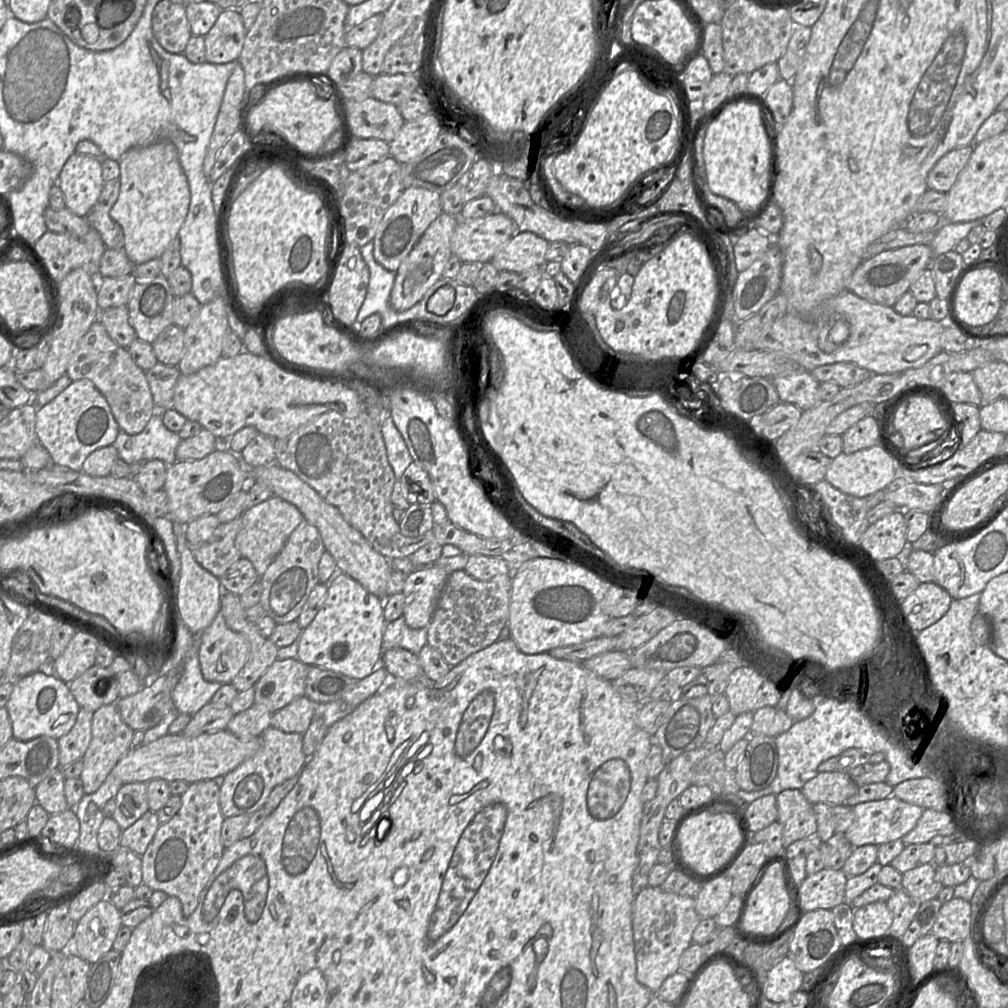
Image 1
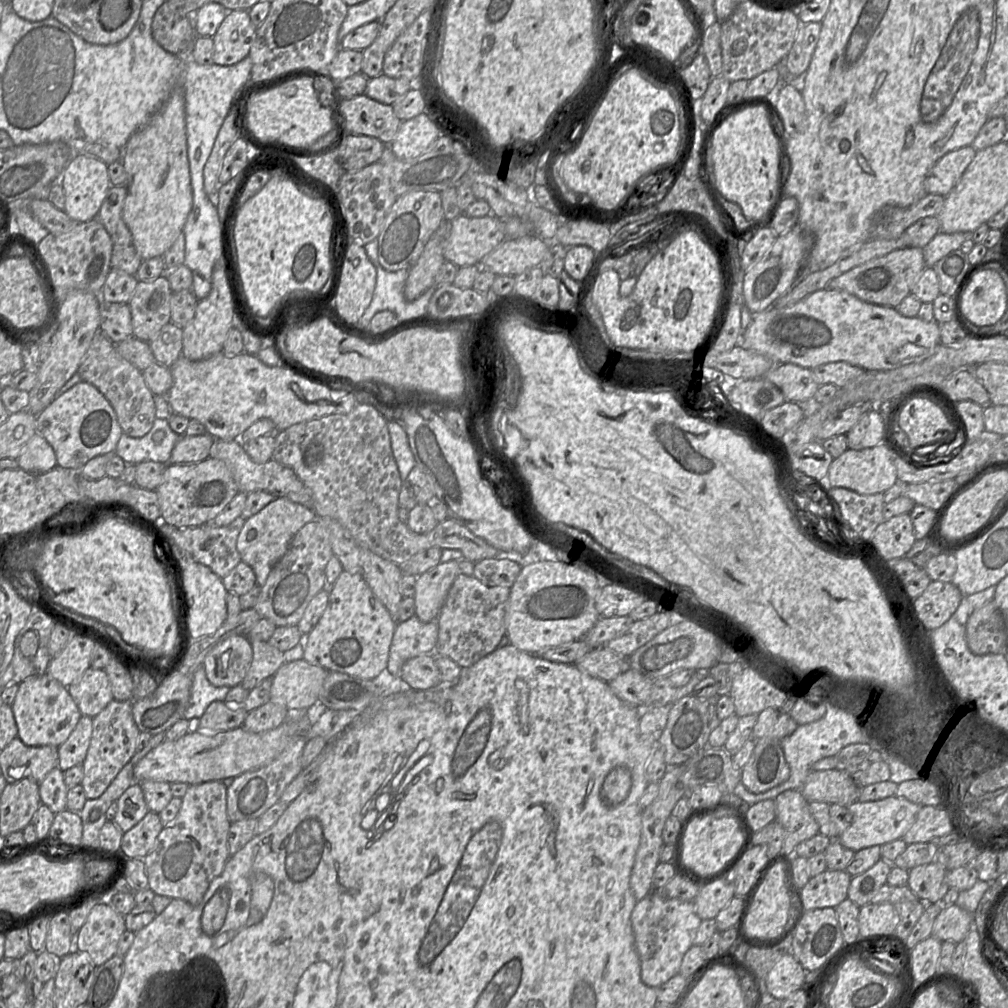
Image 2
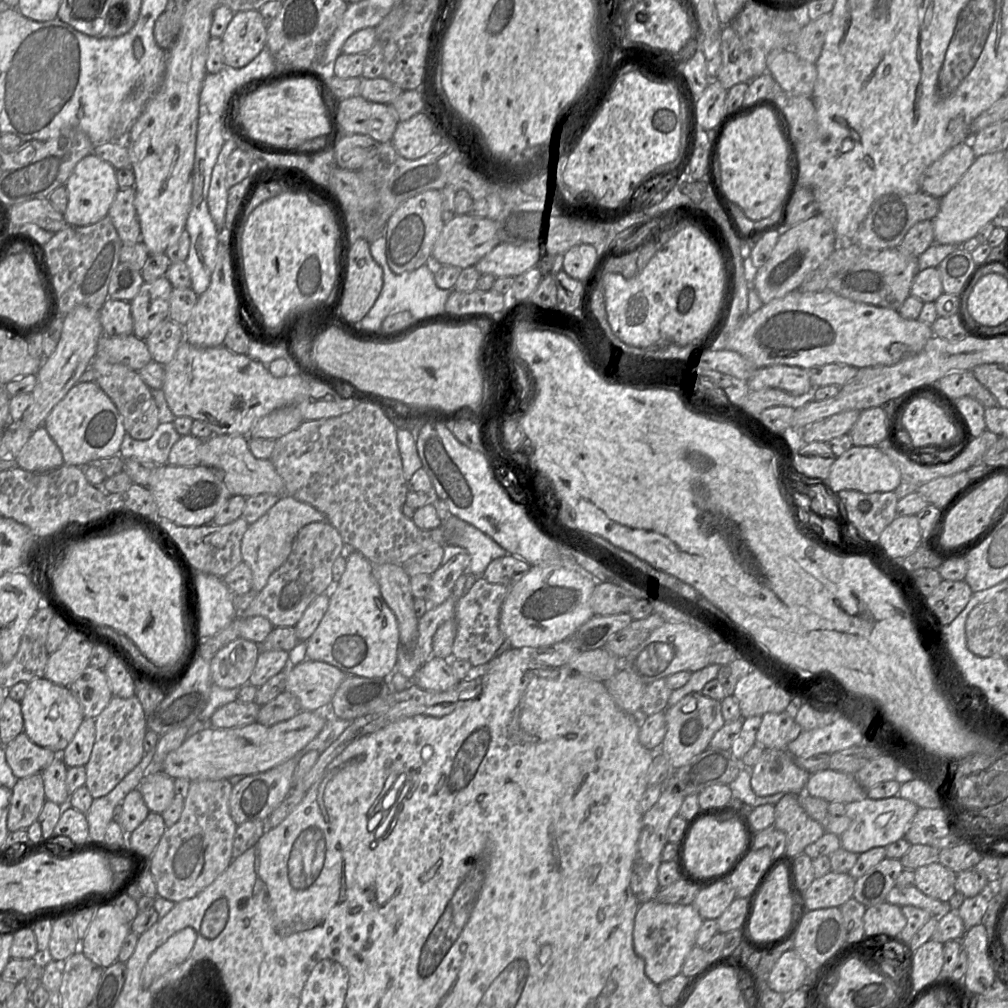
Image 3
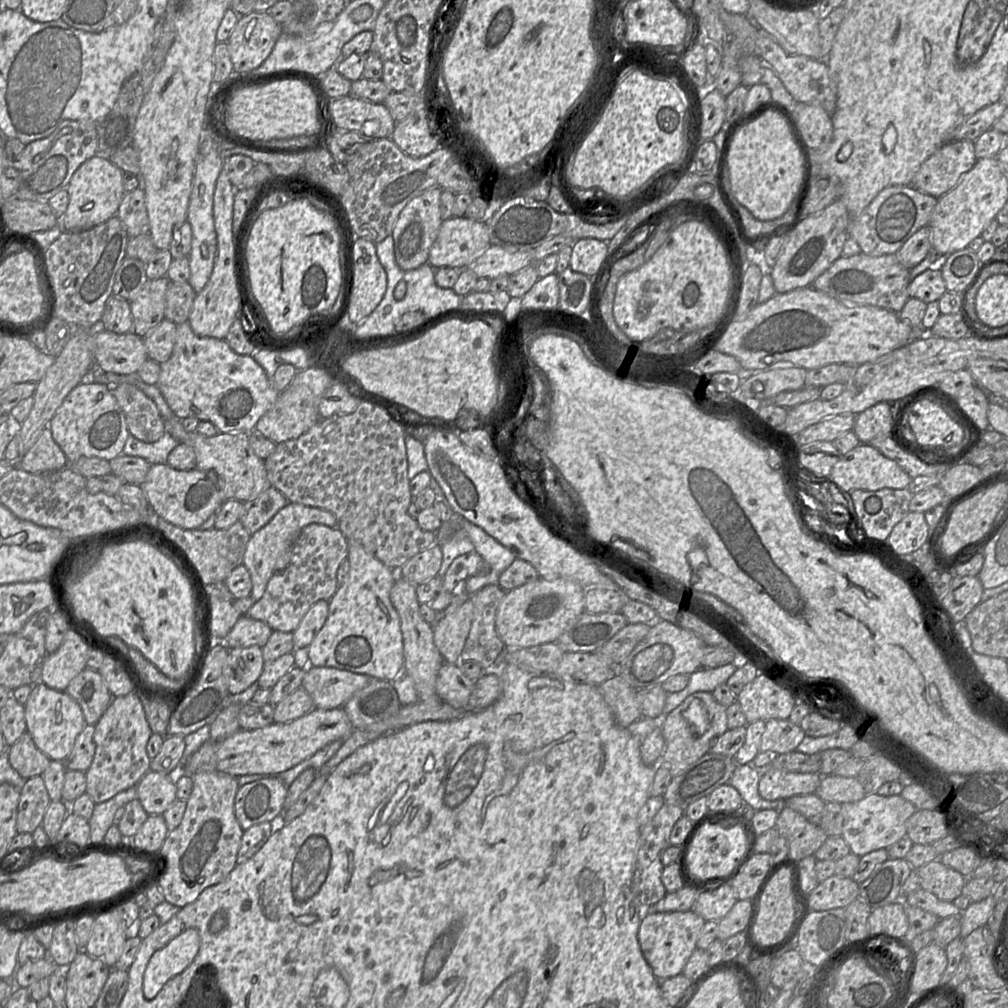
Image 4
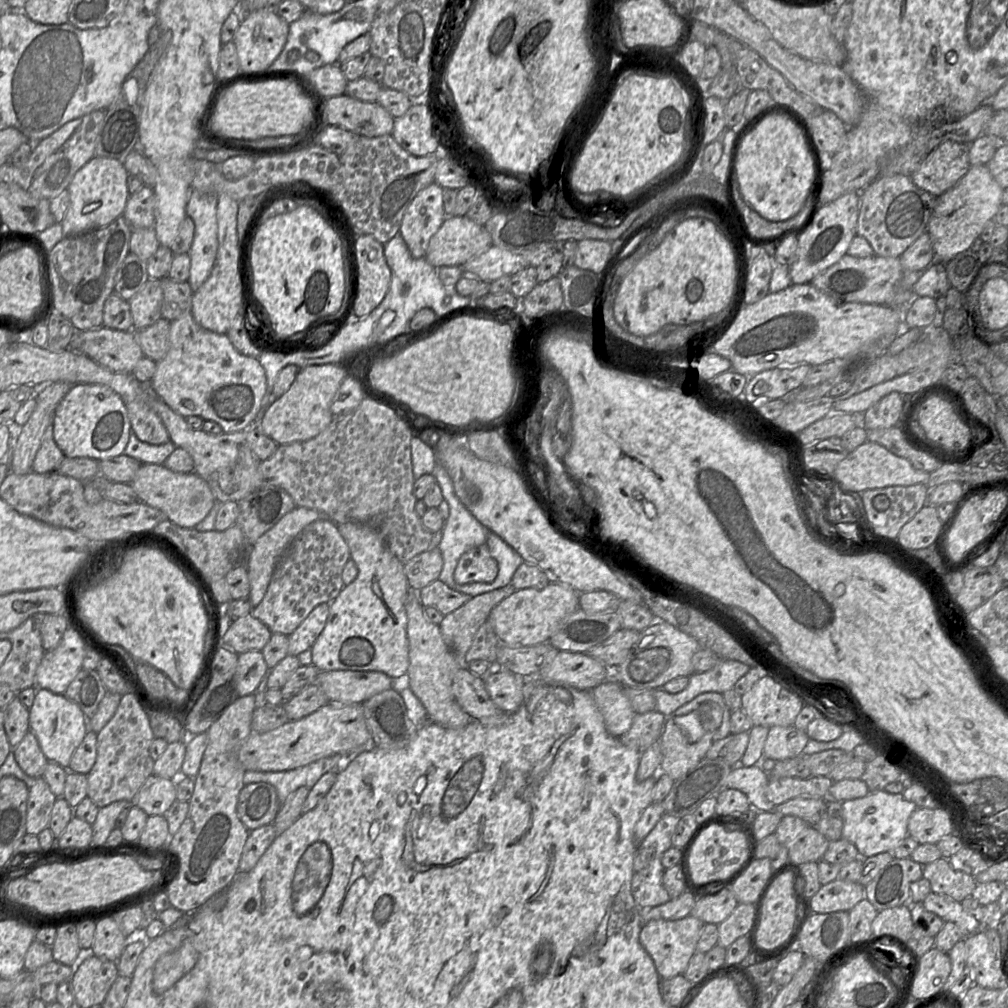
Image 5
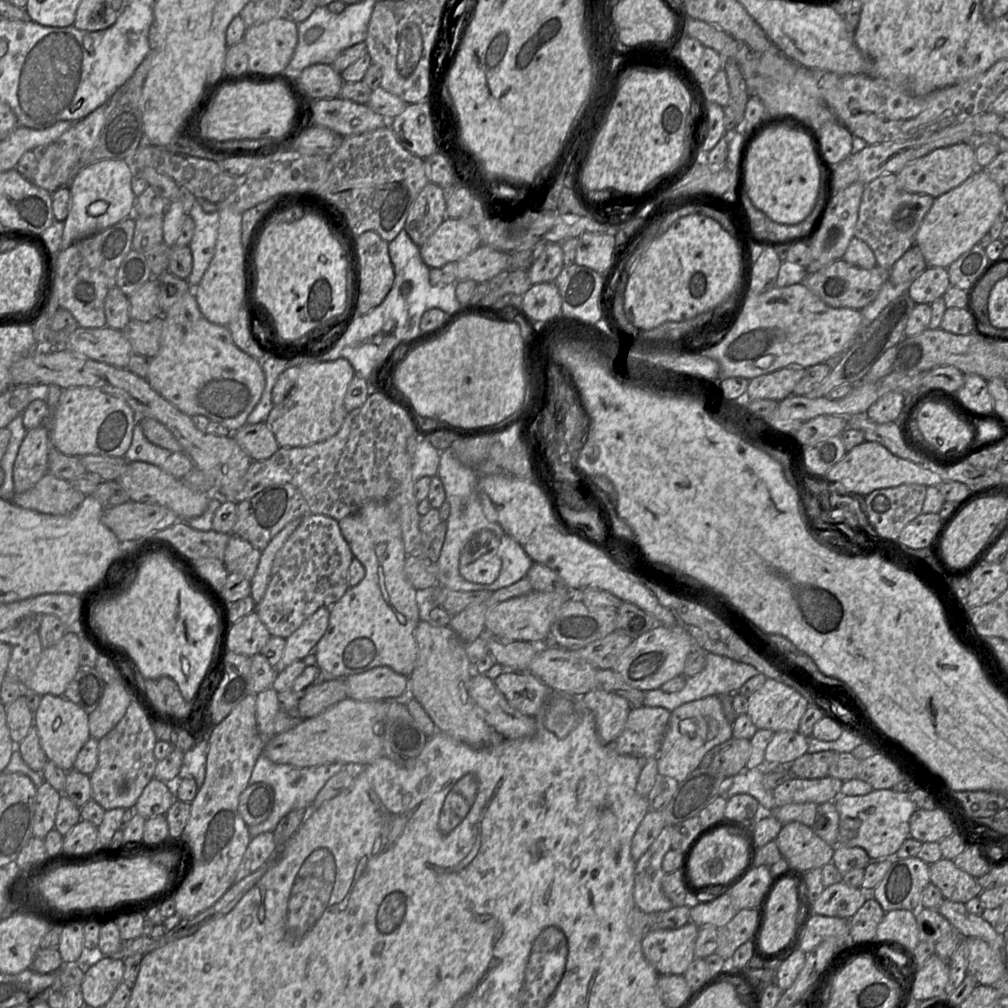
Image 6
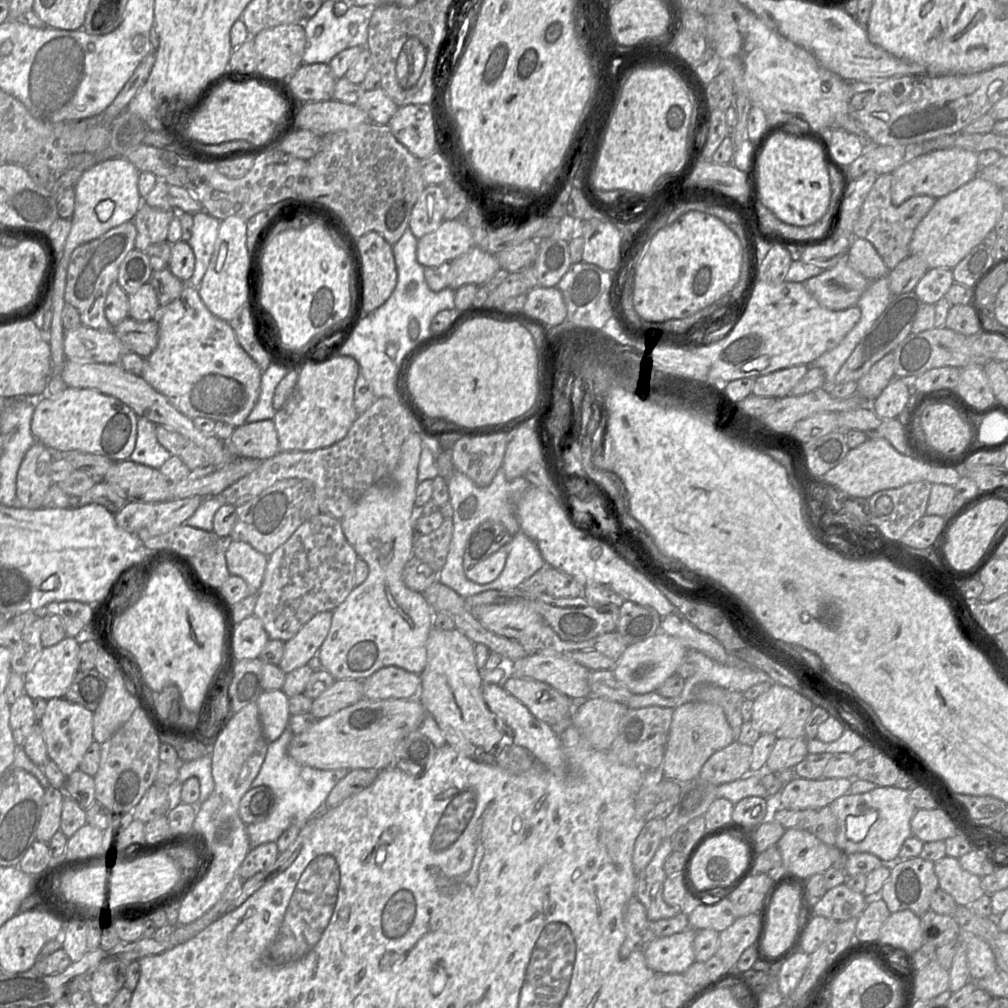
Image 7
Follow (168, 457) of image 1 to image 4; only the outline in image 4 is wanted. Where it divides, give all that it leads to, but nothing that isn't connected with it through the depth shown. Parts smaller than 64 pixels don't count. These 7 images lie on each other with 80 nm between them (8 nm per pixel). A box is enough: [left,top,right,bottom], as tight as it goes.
[122,431,179,465]

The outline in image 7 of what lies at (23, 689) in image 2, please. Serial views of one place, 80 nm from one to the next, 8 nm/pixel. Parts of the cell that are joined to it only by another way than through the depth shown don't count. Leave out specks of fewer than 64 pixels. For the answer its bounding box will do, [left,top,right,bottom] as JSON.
[39,698,94,777]

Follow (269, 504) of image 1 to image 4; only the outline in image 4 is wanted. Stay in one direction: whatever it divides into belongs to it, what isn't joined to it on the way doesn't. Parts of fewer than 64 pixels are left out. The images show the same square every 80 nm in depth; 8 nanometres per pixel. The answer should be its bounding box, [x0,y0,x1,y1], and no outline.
[243,502,337,602]

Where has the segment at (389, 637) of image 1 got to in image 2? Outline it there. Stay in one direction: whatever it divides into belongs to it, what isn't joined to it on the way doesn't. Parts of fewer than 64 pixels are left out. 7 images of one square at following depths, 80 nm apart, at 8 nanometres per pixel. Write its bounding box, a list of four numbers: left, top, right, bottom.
[388,615,438,678]

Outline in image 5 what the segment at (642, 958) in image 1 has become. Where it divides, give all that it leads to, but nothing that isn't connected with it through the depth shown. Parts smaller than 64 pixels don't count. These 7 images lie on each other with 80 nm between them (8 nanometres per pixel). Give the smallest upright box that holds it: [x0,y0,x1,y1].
[639,915,704,979]

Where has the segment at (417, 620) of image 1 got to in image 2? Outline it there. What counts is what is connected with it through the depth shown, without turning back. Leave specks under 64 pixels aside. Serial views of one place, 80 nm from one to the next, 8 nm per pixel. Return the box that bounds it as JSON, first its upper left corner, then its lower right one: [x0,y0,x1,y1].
[415,561,459,622]

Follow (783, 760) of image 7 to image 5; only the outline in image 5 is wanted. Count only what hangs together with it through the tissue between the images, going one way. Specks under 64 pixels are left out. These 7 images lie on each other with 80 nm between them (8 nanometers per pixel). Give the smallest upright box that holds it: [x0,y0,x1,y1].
[763,725,808,760]

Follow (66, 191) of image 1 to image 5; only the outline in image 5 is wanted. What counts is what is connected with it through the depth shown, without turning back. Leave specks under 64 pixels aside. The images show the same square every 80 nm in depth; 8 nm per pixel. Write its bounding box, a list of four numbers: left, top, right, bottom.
[61,157,130,237]

